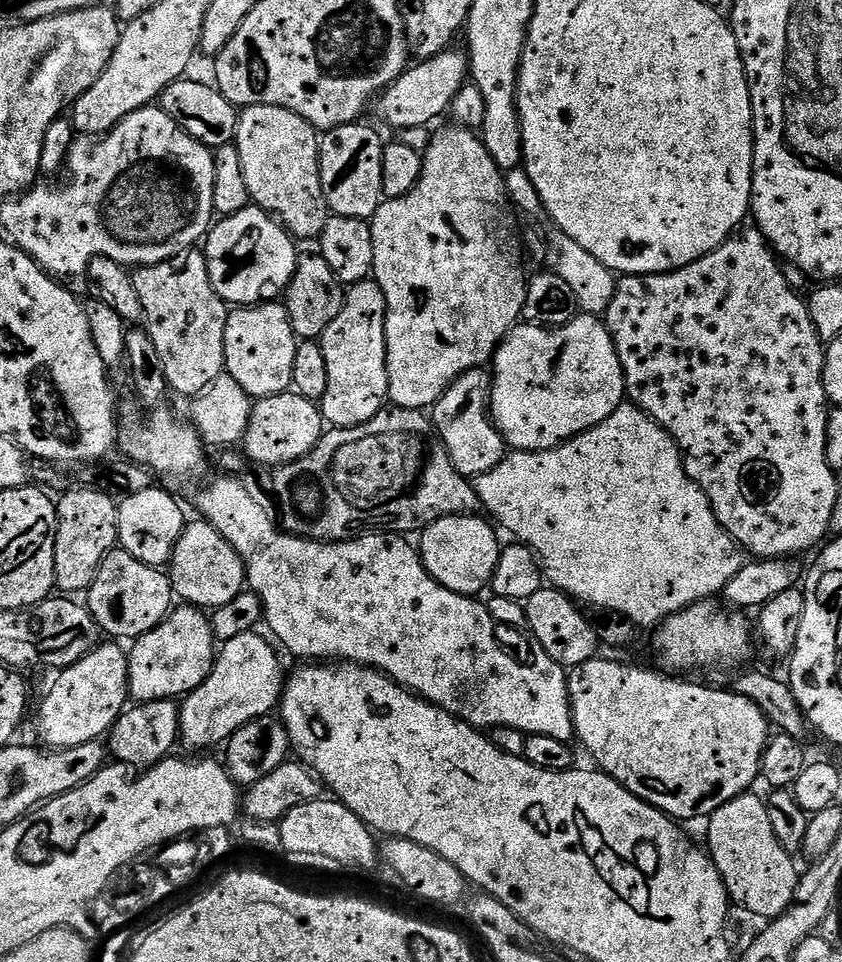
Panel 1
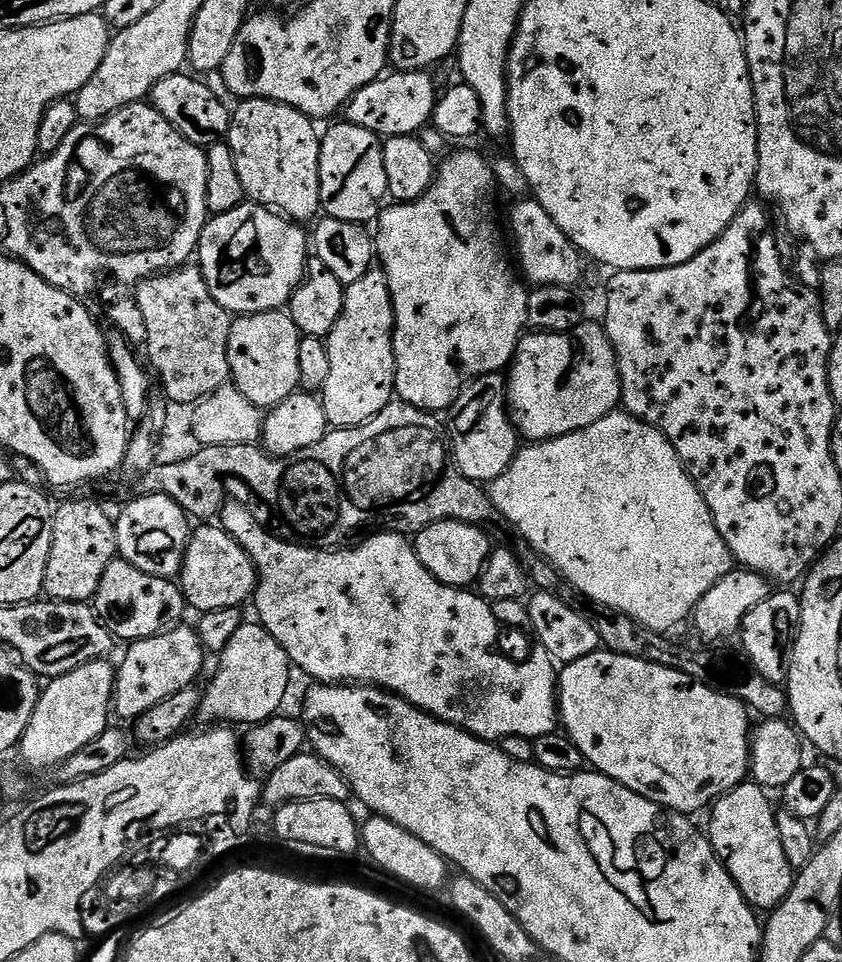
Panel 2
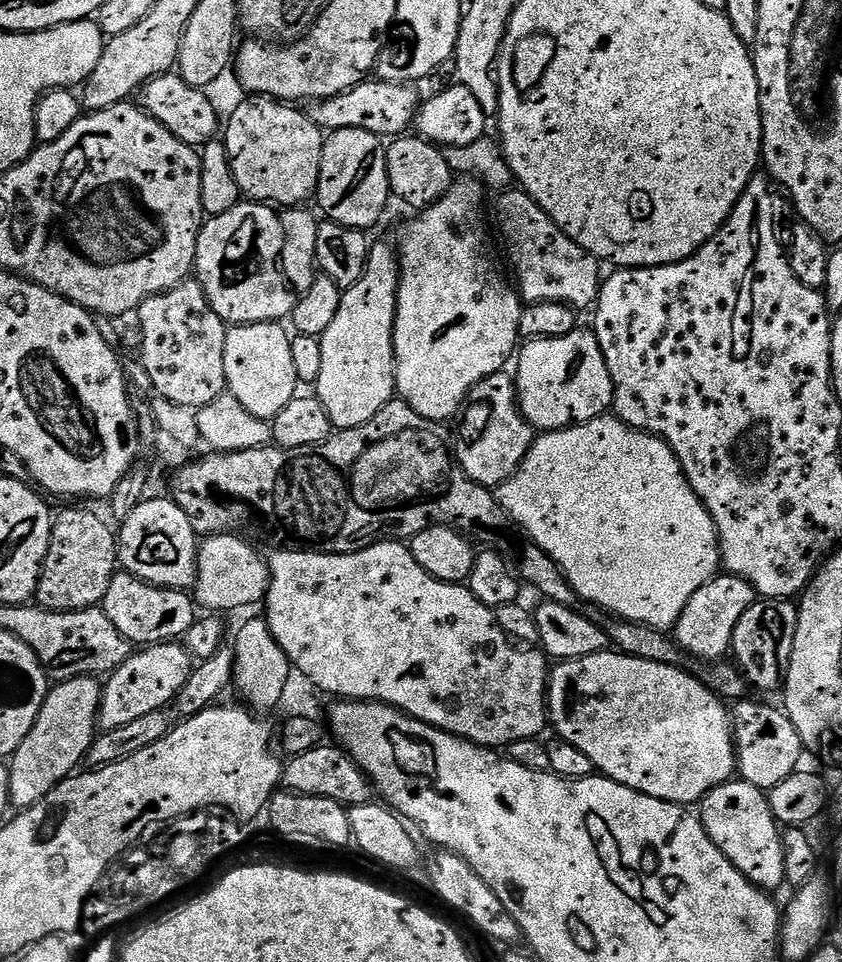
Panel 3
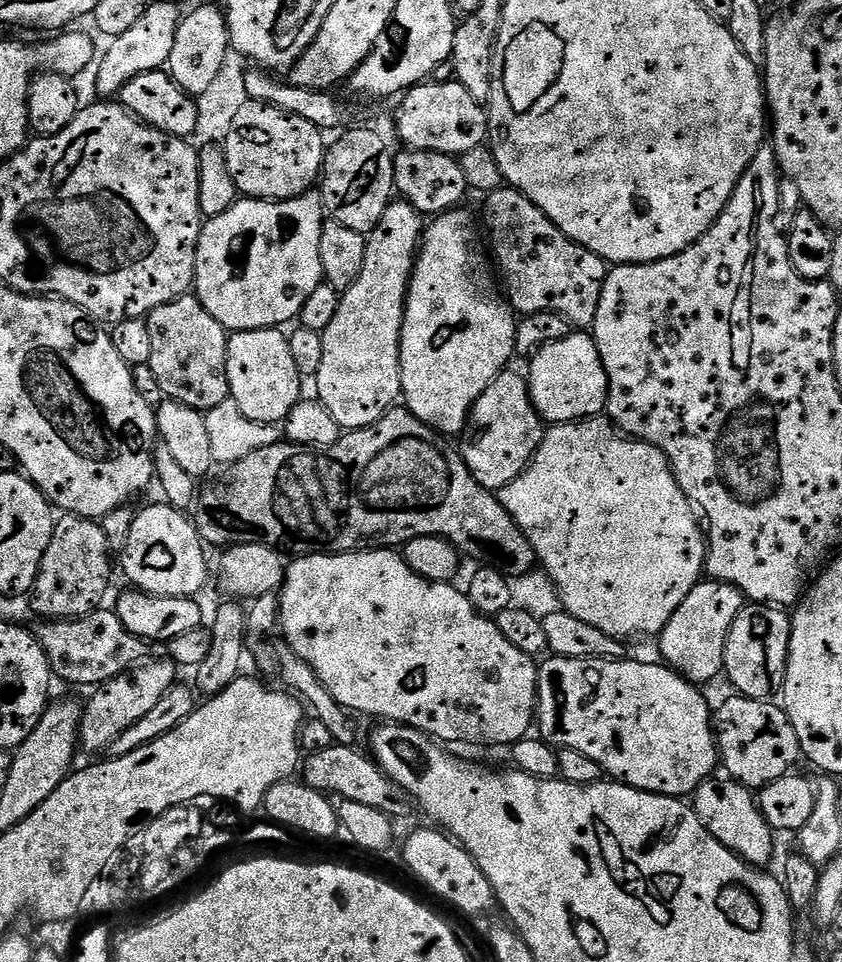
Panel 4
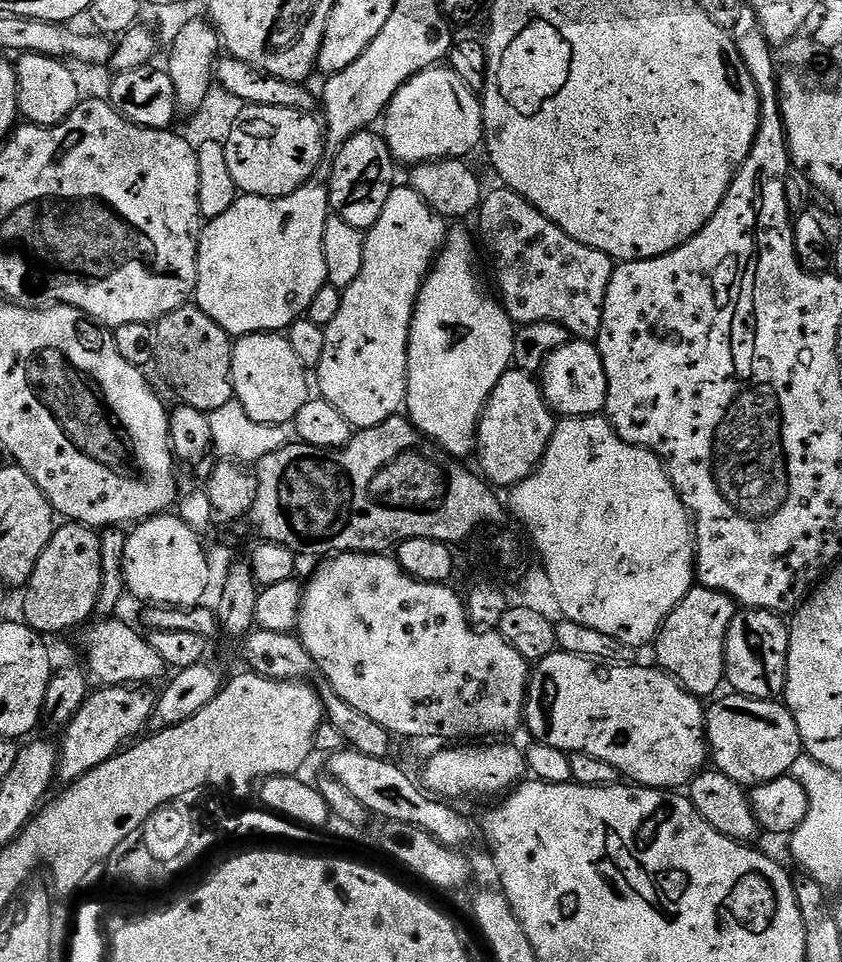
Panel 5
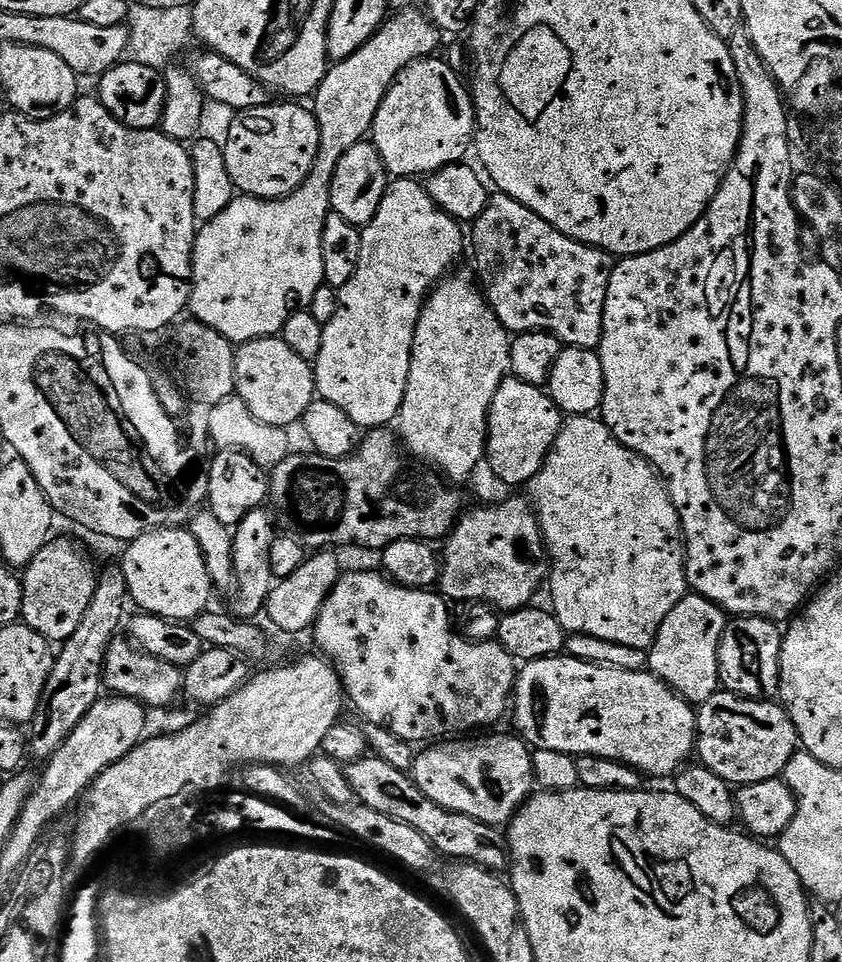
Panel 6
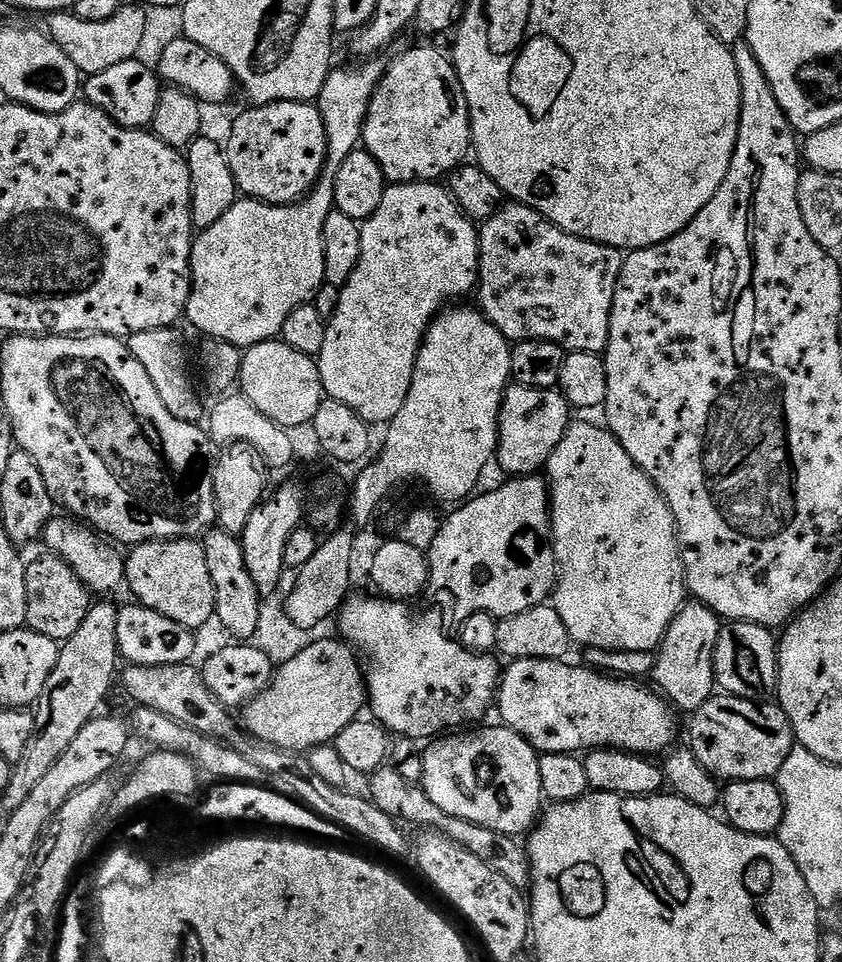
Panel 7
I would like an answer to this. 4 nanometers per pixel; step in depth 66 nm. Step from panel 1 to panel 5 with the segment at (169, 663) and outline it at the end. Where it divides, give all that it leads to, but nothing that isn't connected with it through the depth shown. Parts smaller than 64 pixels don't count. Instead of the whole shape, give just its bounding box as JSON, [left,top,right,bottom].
[58,686,156,785]

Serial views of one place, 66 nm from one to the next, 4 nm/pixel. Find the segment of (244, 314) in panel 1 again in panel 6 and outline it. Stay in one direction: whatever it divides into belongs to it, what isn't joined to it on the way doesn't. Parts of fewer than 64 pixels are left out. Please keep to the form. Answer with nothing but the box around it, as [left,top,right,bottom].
[236,338,317,429]

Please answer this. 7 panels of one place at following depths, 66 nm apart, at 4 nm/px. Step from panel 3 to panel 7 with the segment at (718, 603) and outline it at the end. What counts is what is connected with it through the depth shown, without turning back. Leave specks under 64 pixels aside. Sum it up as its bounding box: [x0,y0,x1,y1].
[650,602,721,714]

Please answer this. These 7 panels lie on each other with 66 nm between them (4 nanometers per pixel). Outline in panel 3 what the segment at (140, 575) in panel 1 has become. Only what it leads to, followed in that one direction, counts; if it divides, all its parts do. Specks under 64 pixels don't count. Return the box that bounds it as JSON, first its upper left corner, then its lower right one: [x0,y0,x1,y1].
[102,570,198,646]

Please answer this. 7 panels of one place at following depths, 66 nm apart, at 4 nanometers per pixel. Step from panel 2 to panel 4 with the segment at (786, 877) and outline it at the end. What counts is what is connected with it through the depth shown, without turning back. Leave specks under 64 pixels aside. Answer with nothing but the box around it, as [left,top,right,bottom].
[694,778,776,867]

